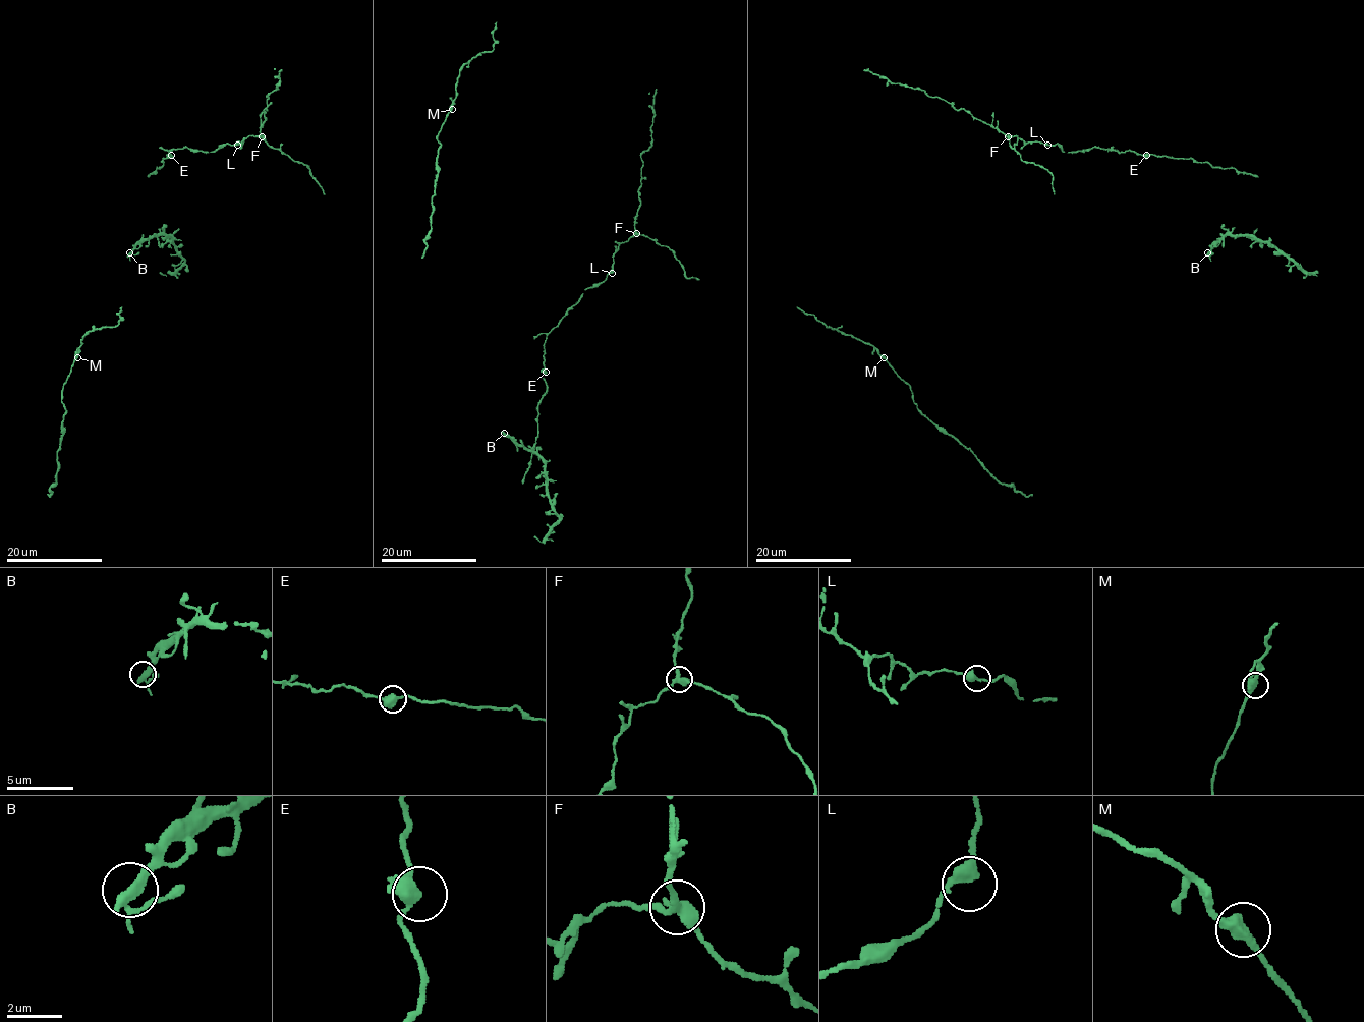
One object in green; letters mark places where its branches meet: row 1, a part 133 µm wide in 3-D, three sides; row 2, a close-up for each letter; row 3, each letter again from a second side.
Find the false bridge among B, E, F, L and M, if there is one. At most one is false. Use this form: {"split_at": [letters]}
{"split_at": ["F"]}

